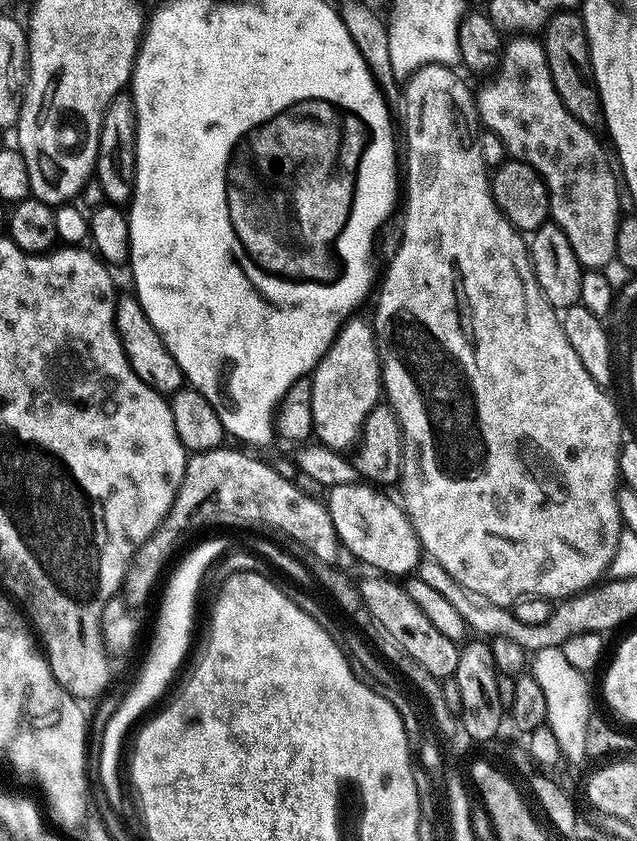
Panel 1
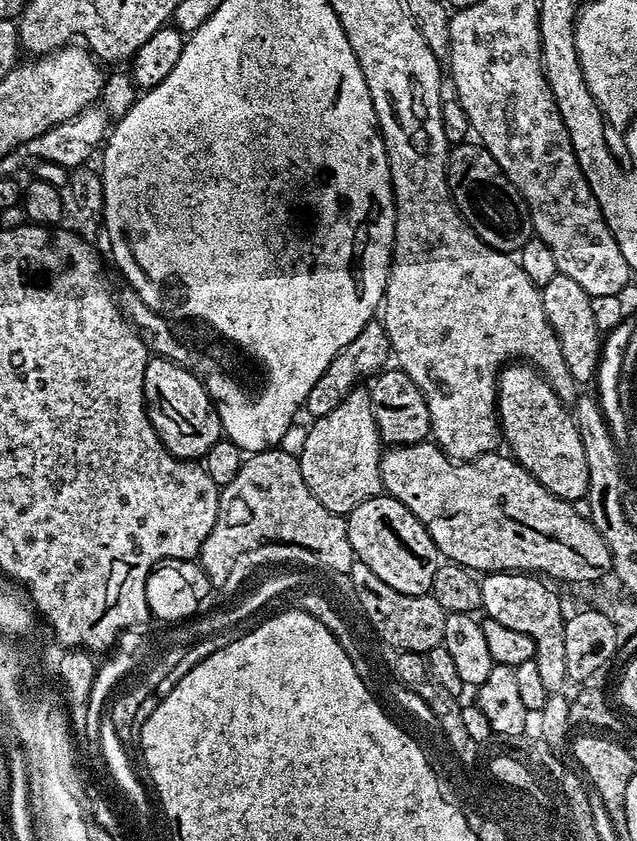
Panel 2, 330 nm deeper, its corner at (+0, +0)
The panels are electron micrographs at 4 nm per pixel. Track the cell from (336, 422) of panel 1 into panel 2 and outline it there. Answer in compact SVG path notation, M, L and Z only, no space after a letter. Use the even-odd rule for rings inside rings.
M357 386L330 414L311 421L306 434L306 446L298 457L302 478L310 486L310 494L326 506L326 510L347 517L362 502L381 495L384 483L380 473L382 441L374 422L374 410L367 387Z

